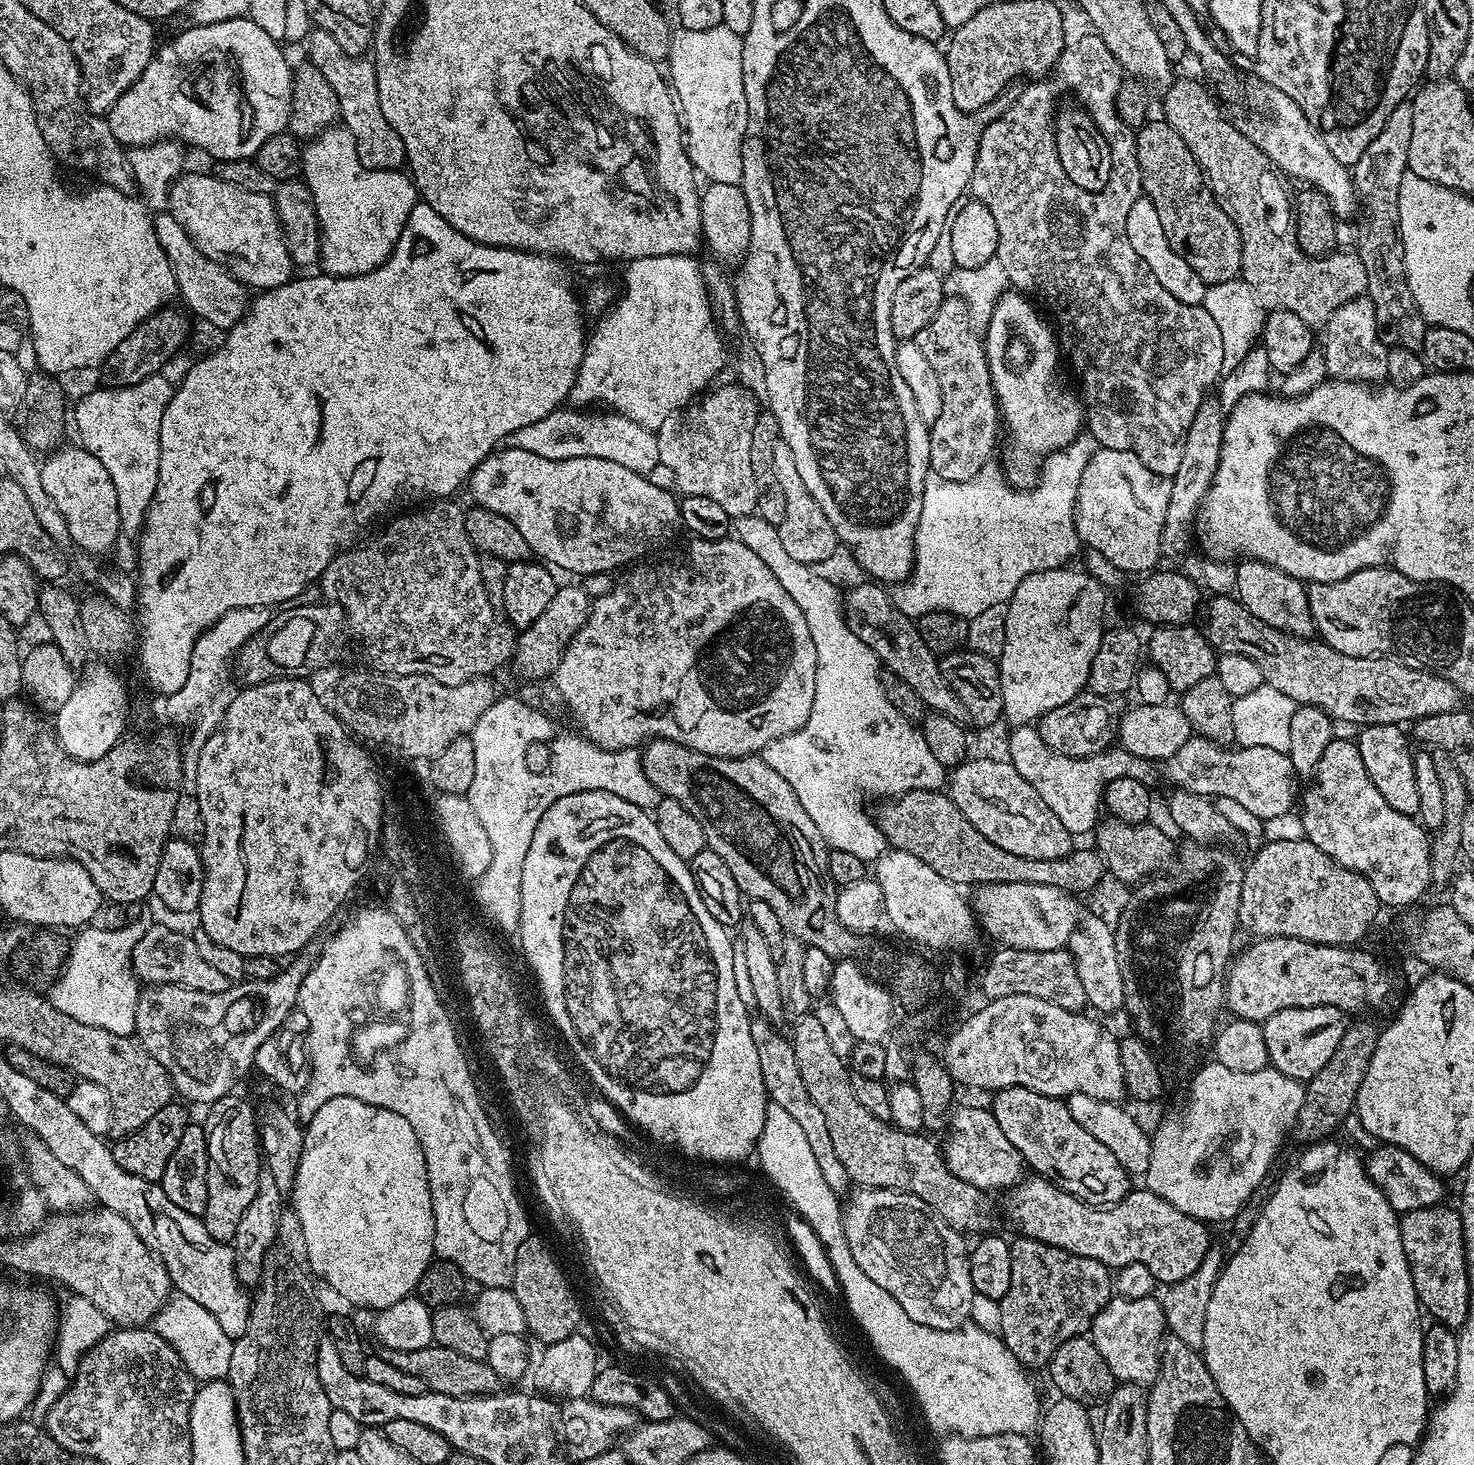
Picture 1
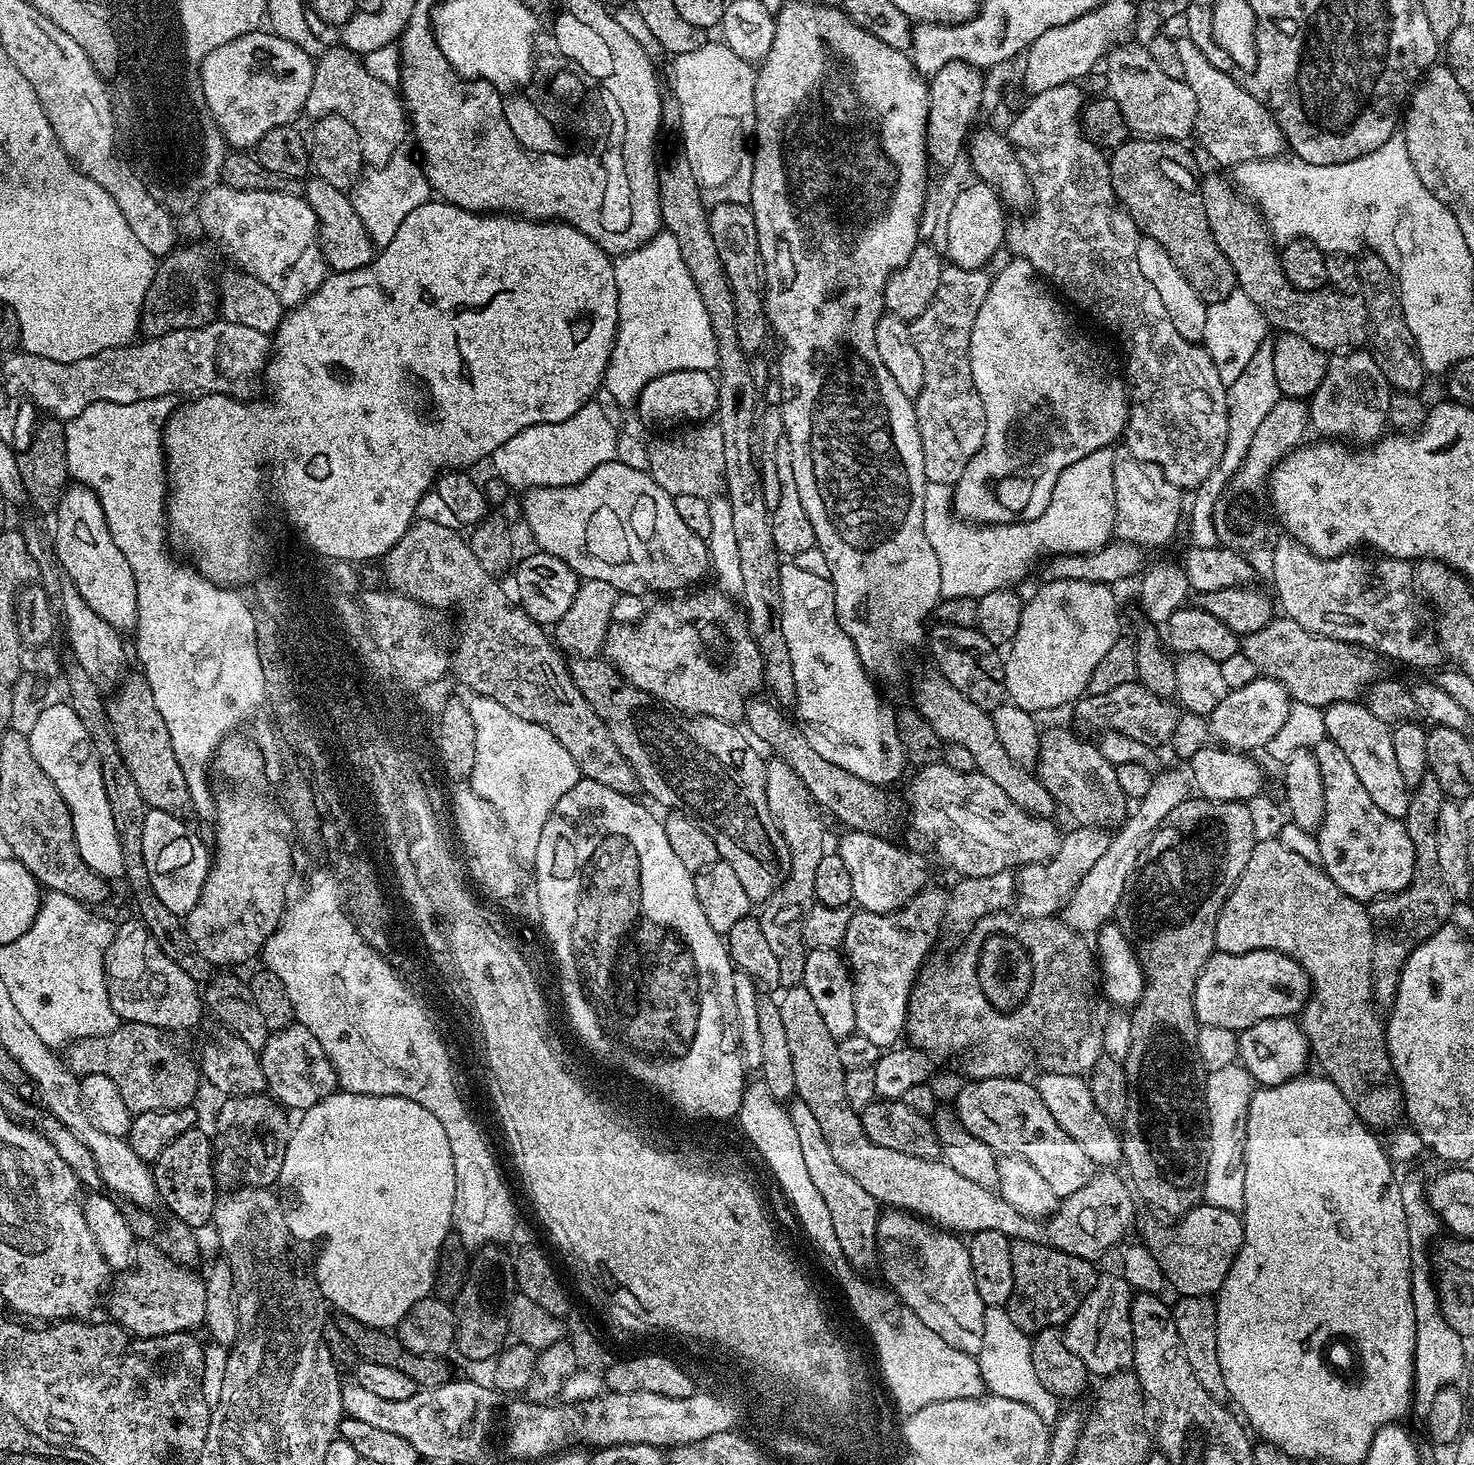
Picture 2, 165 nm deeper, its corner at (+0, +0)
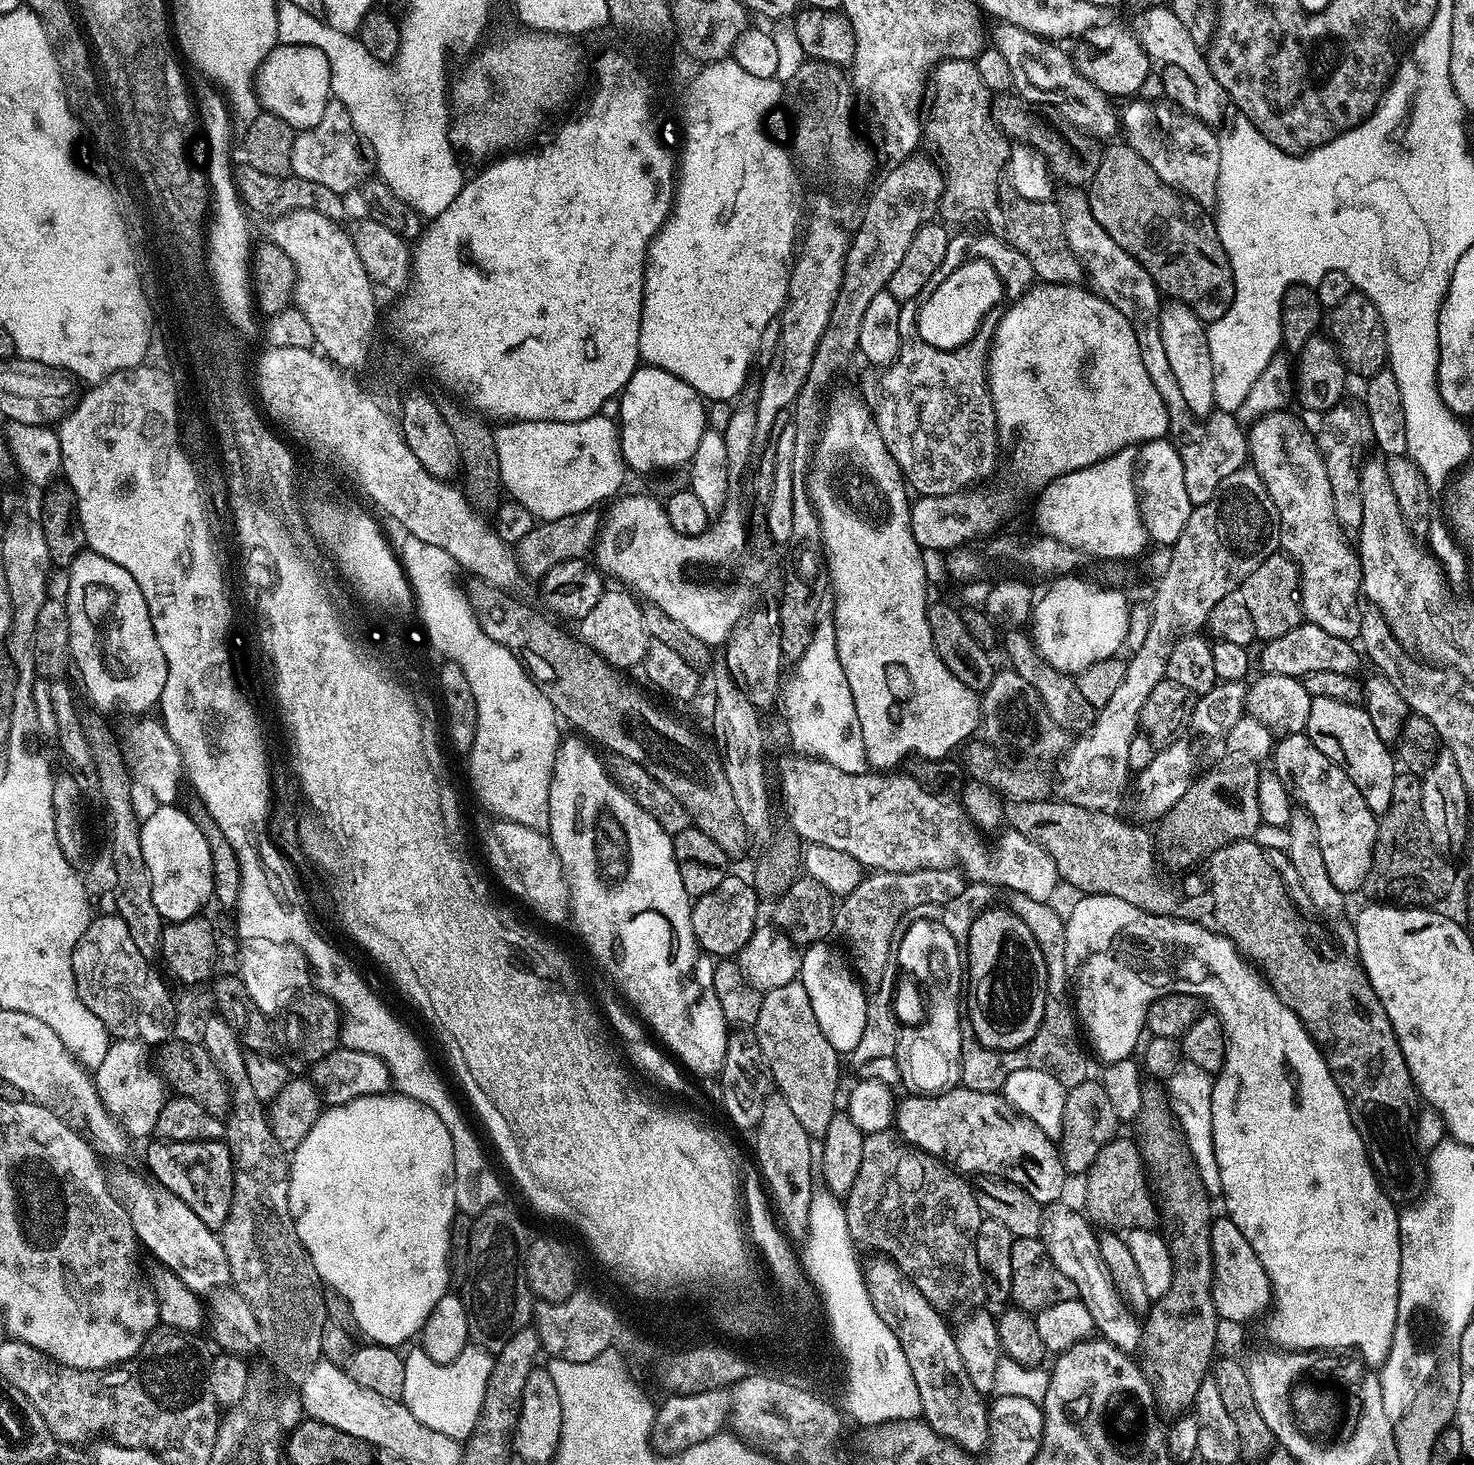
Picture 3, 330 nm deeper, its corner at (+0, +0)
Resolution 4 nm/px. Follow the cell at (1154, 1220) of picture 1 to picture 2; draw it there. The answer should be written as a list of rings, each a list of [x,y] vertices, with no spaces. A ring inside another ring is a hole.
[[[1201,1202],[1179,1217],[1173,1228],[1164,1224],[1148,1224],[1143,1243],[1154,1254],[1164,1272],[1165,1281],[1177,1288],[1180,1296],[1211,1297],[1219,1293],[1226,1274],[1244,1244],[1244,1221],[1230,1210]]]

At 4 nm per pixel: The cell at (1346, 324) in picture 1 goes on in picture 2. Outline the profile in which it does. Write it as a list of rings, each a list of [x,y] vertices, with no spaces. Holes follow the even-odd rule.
[[[1344,350],[1339,354],[1329,355],[1326,378],[1322,378],[1322,386],[1318,386],[1316,393],[1310,397],[1311,427],[1317,428],[1319,435],[1324,438],[1375,442],[1381,439],[1385,431],[1384,424],[1389,423],[1393,393],[1382,370],[1378,370],[1378,362],[1374,362],[1371,352]]]

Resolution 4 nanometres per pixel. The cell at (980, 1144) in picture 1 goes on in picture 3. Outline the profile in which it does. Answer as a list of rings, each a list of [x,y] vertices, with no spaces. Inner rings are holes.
[[[1049,1207],[1043,1213],[1040,1225],[1040,1236],[1054,1266],[1058,1266],[1058,1270],[1062,1270],[1062,1274],[1074,1282],[1078,1298],[1086,1310],[1090,1310],[1093,1325],[1103,1339],[1109,1340],[1122,1352],[1135,1353],[1135,1348],[1137,1351],[1142,1344],[1142,1324],[1137,1313],[1124,1305],[1124,1299],[1104,1269],[1104,1263],[1100,1260],[1100,1242],[1093,1225],[1083,1211],[1075,1212],[1072,1208],[1060,1207]]]

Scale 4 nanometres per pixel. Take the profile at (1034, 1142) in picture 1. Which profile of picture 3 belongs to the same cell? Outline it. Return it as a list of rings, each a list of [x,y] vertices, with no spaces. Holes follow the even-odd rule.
[[[961,1086],[949,1092],[944,1092],[941,1096],[917,1096],[915,1094],[908,1094],[903,1098],[905,1100],[901,1099],[899,1101],[896,1110],[894,1128],[913,1148],[918,1148],[922,1152],[929,1152],[930,1155],[937,1156],[938,1159],[943,1160],[945,1164],[959,1170],[961,1173],[969,1174],[968,1172],[980,1172],[976,1174],[983,1174],[988,1178],[1006,1179],[1011,1182],[1011,1184],[1016,1184],[1022,1190],[1026,1190],[1026,1194],[1030,1194],[1030,1198],[1034,1198],[1042,1206],[1052,1206],[1059,1201],[1056,1199],[1064,1192],[1064,1176],[1066,1177],[1064,1160],[1060,1156],[1059,1147],[1054,1143],[1053,1137],[1045,1134],[1039,1126],[1034,1122],[1030,1122],[1025,1116],[1021,1116],[1020,1113],[1004,1099],[1000,1092],[979,1092],[978,1090],[970,1090],[969,1088]]]

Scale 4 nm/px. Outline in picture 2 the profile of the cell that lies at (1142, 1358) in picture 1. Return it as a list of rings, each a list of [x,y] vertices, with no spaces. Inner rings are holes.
[[[1101,1275],[1096,1281],[1094,1290],[1086,1294],[1082,1306],[1074,1310],[1074,1314],[1063,1325],[1063,1337],[1070,1353],[1076,1354],[1085,1363],[1089,1373],[1096,1378],[1107,1378],[1115,1376],[1116,1373],[1132,1368],[1132,1331],[1130,1330],[1130,1306],[1134,1289],[1124,1280],[1123,1275],[1116,1276]]]

